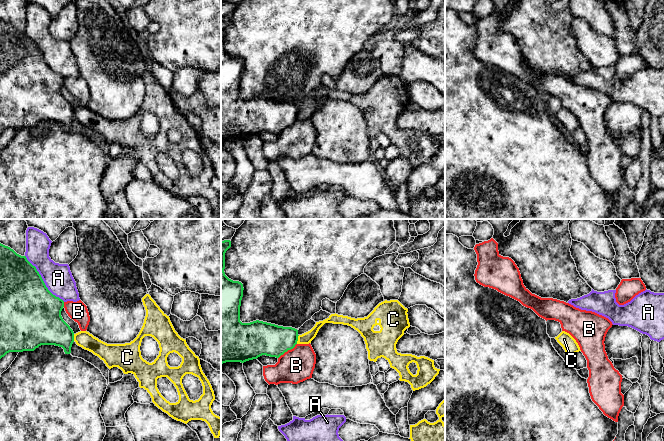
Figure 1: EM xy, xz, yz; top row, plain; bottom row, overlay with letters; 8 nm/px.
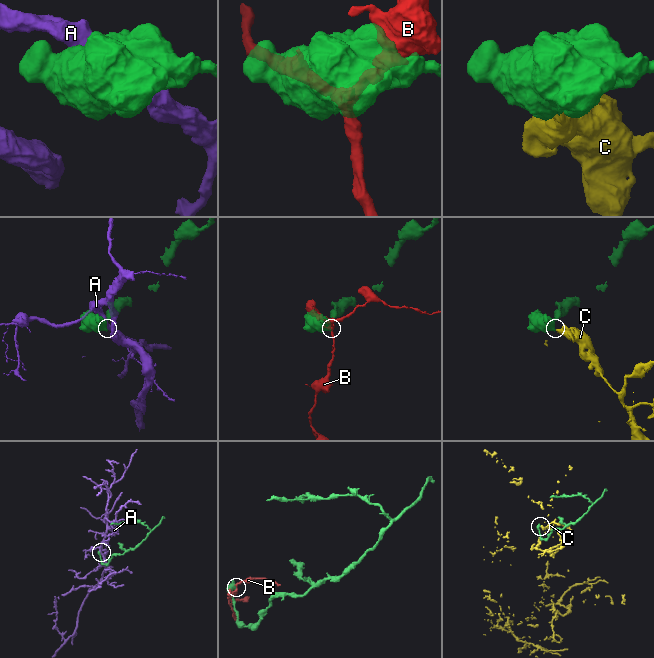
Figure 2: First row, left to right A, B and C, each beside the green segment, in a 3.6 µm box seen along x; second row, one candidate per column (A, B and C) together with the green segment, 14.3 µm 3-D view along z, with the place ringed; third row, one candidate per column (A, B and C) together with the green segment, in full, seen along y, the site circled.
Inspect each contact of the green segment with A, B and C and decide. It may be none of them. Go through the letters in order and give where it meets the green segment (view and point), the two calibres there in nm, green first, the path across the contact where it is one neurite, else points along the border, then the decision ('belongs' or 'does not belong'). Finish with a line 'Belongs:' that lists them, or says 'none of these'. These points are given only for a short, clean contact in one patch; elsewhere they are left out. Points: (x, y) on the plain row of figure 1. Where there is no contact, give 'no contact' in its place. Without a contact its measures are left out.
A: xy (42, 56) | 440/220 nm | does not belong
B: xz (287, 126) | 280/280 nm | does not belong
C: xz (297, 115) | 260/90 nm | along xz (299, 111), (296, 119) | does not belong
Belongs: none of these

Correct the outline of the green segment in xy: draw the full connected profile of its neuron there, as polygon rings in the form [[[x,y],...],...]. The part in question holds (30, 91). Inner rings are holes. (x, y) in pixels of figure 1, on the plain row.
[[[0,19],[0,135],[9,128],[34,127],[41,121],[62,123],[71,129],[74,108],[63,96],[64,77],[53,71],[26,34]]]

